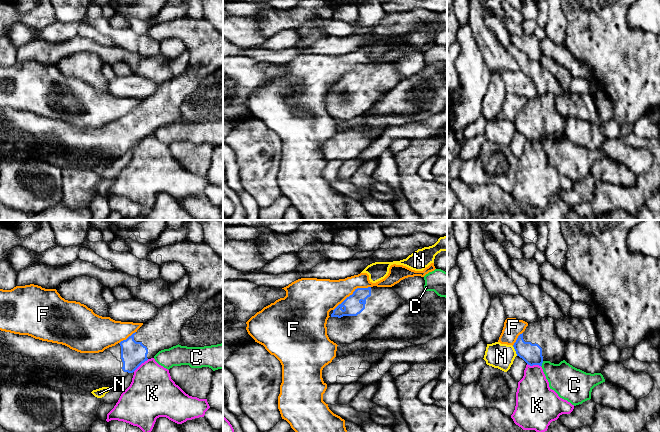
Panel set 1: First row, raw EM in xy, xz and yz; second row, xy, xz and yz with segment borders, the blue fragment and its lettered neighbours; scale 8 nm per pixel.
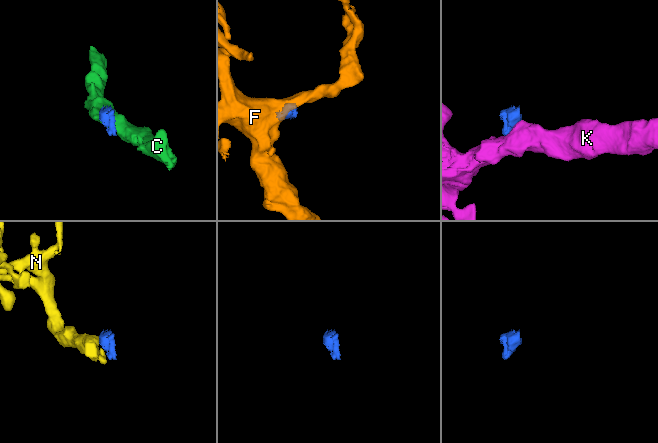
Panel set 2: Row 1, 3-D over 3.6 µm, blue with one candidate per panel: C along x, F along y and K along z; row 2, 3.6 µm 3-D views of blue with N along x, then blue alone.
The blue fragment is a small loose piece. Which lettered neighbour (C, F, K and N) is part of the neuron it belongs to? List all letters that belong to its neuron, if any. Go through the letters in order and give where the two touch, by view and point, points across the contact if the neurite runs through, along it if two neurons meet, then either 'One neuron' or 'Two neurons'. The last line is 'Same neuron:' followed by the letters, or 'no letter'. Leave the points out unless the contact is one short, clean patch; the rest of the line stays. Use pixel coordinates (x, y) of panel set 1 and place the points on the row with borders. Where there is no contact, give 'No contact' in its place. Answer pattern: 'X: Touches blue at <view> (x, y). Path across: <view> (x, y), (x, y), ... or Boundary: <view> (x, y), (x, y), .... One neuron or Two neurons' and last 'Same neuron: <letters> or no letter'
C: Touches blue at yz (541, 364). Boundary: yz (543, 361), (541, 366). Two neurons
F: Touches blue at xz (352, 294). Boundary: xz (370, 286), (357, 288), (333, 310). Two neurons
K: Touches blue at xy (140, 364). Boundary: xy (148, 359), (133, 371). Two neurons
N: Touches blue at yz (515, 350). Boundary: yz (512, 346), (517, 355). Two neurons
Same neuron: no letter

